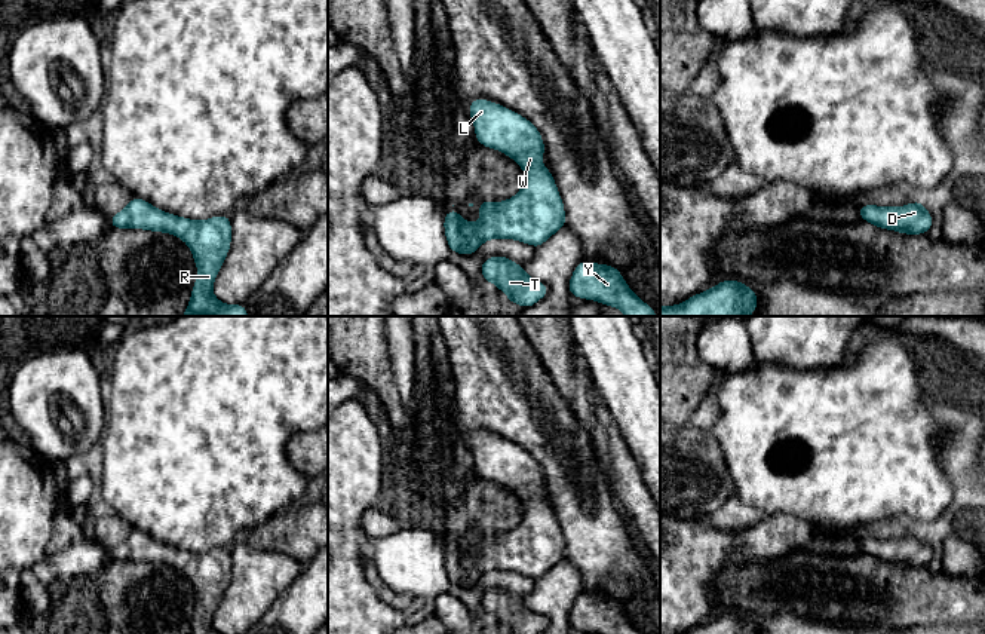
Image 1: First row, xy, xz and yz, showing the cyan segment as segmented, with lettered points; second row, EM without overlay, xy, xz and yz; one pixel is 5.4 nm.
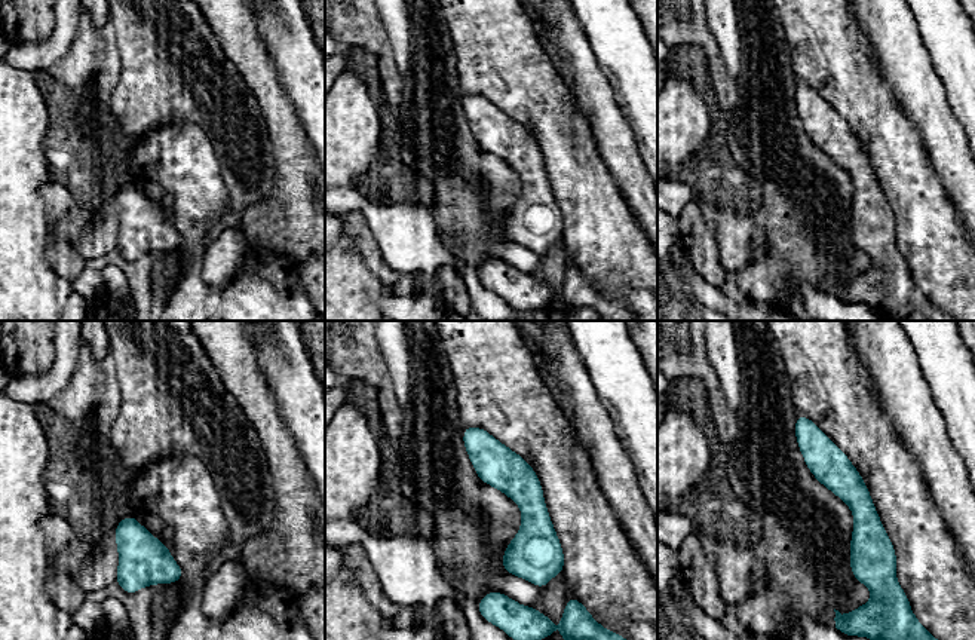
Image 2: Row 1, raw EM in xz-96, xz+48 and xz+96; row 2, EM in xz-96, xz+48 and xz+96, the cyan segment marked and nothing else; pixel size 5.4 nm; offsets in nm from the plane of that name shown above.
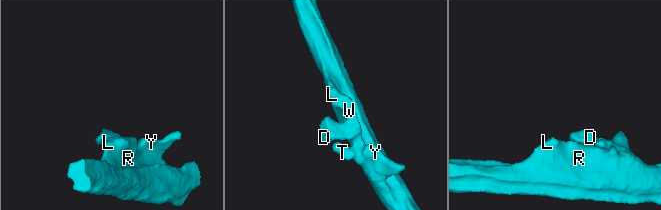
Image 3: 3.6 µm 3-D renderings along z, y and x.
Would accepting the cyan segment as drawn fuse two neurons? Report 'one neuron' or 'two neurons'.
one neuron

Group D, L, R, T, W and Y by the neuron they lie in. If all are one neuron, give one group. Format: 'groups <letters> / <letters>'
groups D L R T W Y

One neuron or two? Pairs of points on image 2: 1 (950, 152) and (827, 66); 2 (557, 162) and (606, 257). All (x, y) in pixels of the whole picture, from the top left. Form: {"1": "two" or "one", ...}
{"1": "two", "2": "one"}

